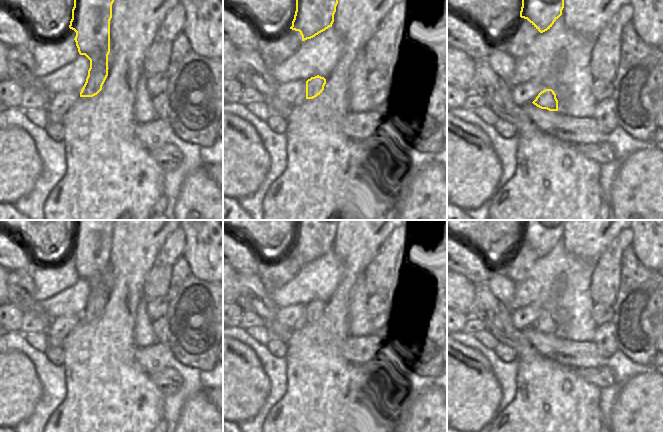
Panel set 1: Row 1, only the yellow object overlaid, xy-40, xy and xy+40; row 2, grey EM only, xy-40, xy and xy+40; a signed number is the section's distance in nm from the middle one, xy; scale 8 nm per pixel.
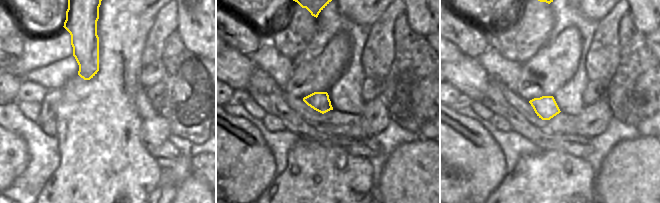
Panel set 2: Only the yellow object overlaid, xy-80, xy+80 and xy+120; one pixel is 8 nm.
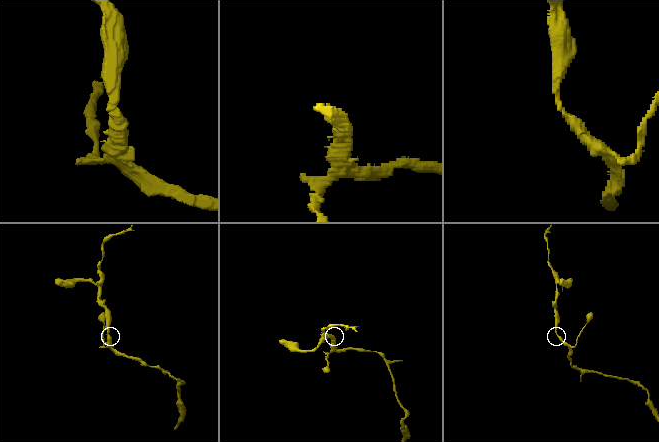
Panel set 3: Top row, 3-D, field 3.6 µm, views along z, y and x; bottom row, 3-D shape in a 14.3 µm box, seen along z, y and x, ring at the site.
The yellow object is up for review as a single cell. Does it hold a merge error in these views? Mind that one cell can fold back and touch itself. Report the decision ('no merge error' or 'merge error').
no merge error

